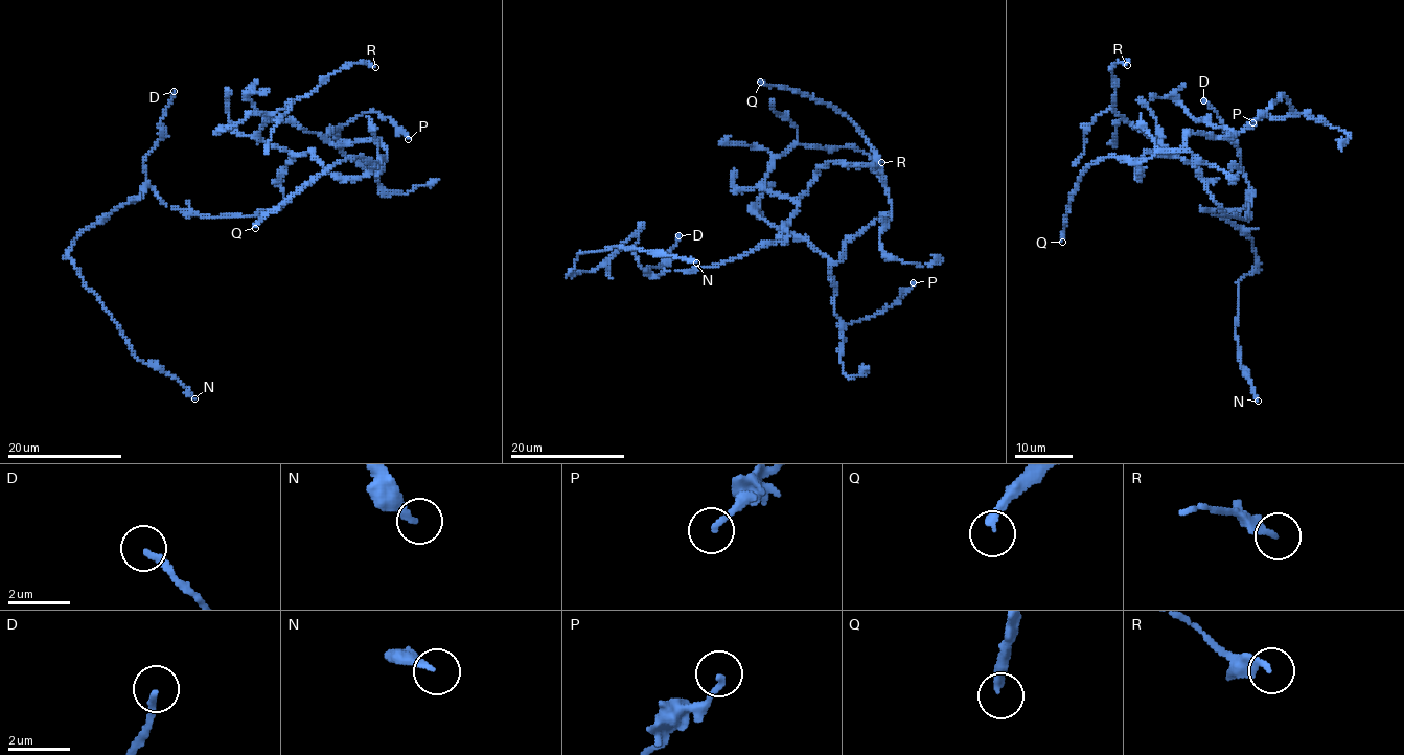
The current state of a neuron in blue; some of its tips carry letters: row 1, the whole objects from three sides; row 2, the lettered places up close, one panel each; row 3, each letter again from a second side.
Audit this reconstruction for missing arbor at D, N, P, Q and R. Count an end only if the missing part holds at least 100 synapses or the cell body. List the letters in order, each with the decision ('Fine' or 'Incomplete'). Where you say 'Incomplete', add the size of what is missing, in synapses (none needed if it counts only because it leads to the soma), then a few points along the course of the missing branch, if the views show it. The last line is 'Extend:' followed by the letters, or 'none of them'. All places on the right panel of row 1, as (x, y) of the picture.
D: Fine
N: Fine
P: Fine
Q: Fine
R: Fine
Extend: none of them

